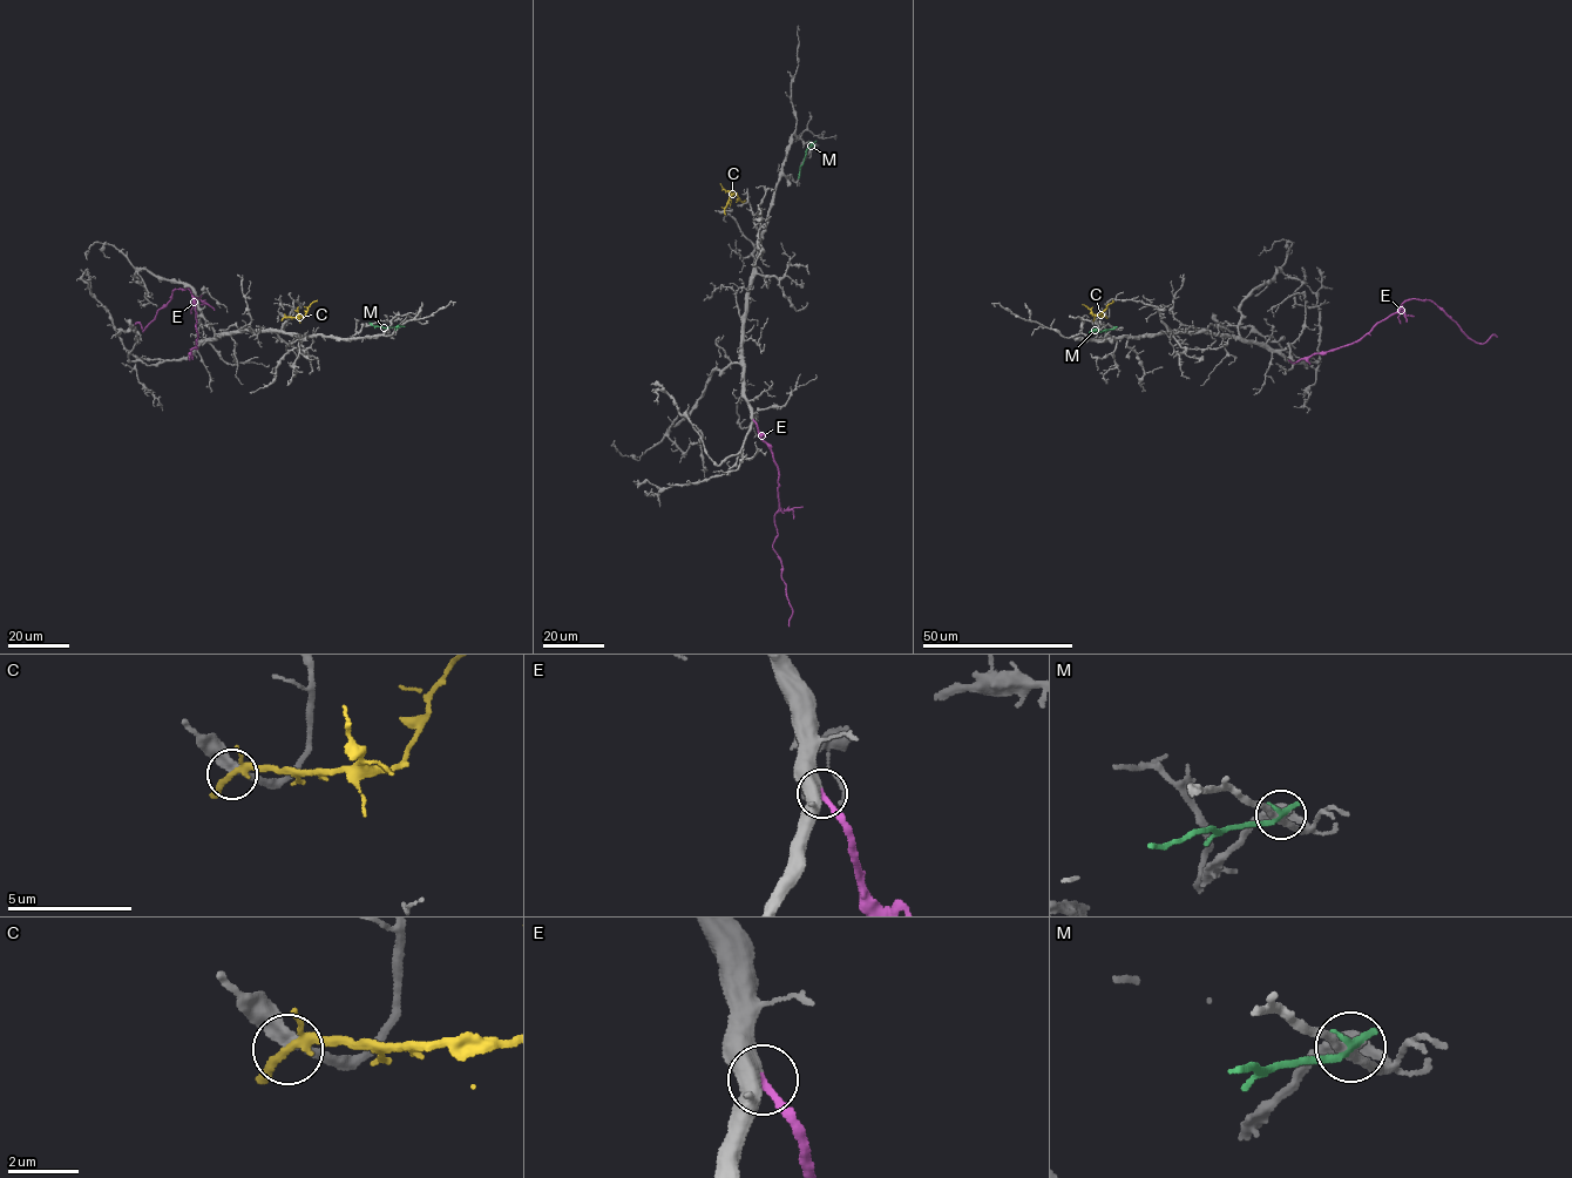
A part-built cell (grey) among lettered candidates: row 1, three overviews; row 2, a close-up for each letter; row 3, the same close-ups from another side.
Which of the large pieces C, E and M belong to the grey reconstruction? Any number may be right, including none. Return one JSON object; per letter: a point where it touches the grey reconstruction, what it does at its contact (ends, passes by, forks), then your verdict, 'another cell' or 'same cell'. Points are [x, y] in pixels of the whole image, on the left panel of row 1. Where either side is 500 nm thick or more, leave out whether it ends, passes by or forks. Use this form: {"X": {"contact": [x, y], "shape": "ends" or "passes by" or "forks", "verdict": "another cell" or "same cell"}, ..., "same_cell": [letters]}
{"C": {"contact": [284, 317], "shape": "forks", "verdict": "another cell"}, "E": {"contact": [189, 357], "verdict": "same cell"}, "M": {"contact": [371, 324], "shape": "ends", "verdict": "another cell"}, "same_cell": ["E"]}

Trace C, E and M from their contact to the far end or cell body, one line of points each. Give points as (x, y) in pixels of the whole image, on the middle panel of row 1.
C: (724, 210), (734, 194), (742, 202), (745, 200)
E: (753, 420), (778, 469), (777, 534), (773, 548), (781, 564), (780, 575), (792, 610), (788, 627)
M: (799, 176), (805, 153), (817, 140)

